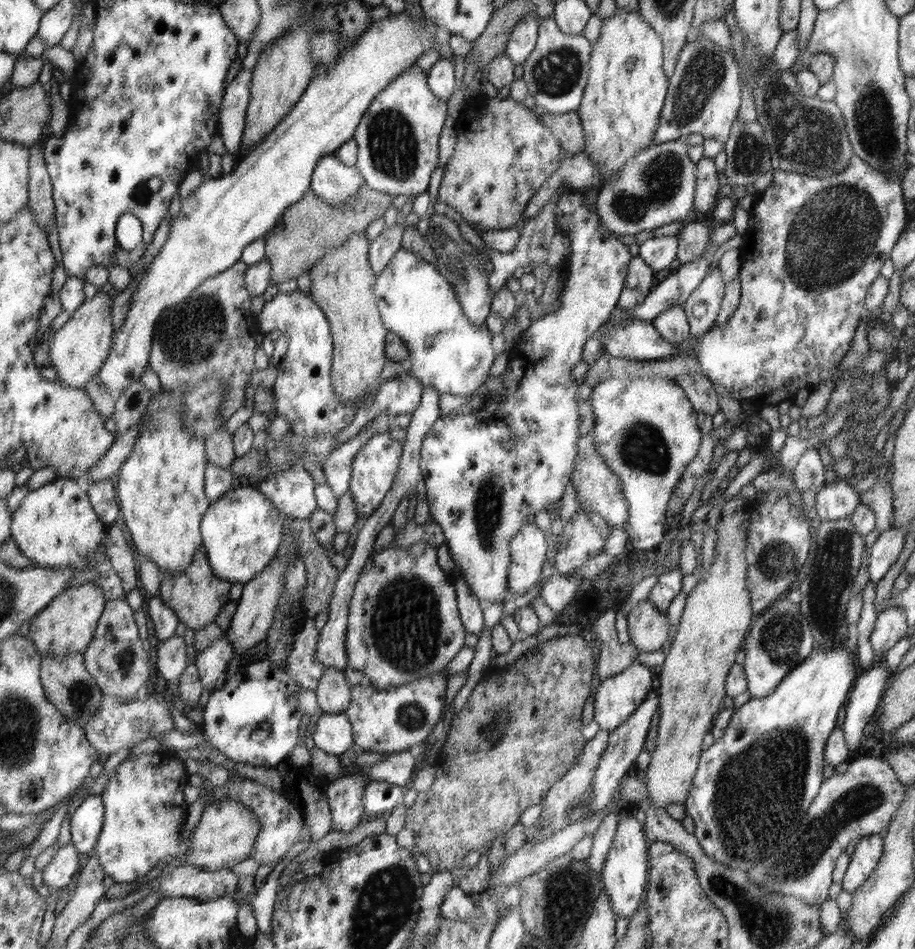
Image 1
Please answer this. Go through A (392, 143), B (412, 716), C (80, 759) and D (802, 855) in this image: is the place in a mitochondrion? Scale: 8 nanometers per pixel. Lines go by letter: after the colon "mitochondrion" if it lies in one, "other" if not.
A: mitochondrion
B: mitochondrion
C: other
D: mitochondrion

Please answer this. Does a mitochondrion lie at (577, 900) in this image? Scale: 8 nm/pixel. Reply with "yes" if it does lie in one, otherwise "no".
yes

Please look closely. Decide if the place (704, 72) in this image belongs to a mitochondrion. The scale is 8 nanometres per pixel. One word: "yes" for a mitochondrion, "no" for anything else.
yes

